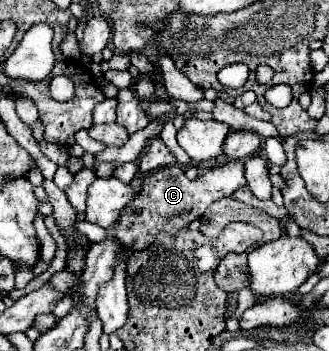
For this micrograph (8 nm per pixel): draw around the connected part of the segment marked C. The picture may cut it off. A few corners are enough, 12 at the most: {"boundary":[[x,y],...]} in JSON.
{"boundary":[[238,161],[190,181],[178,165],[144,177],[114,237],[136,251],[178,235],[242,185]]}

